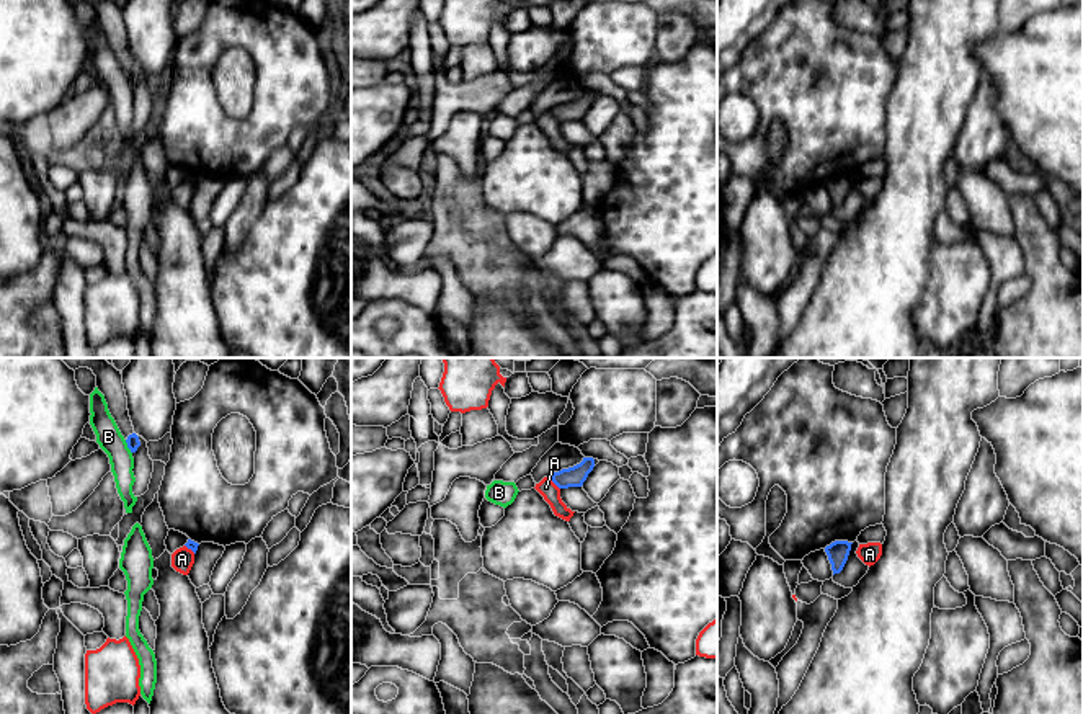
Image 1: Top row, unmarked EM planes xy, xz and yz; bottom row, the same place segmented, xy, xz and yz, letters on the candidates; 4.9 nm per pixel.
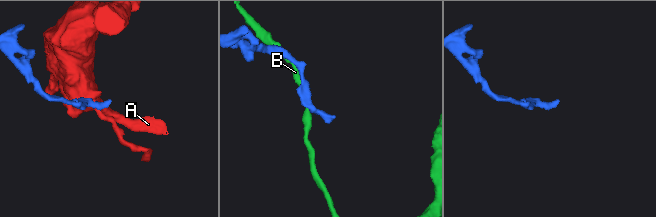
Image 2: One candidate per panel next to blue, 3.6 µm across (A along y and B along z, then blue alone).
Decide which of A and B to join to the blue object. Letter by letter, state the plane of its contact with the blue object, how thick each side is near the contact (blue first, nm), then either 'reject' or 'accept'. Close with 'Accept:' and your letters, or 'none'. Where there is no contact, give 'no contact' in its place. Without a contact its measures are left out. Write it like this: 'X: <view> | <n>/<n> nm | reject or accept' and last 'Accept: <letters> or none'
A: xz | 100/90 nm | reject
B: xy | 70/120 nm | reject
Accept: none

